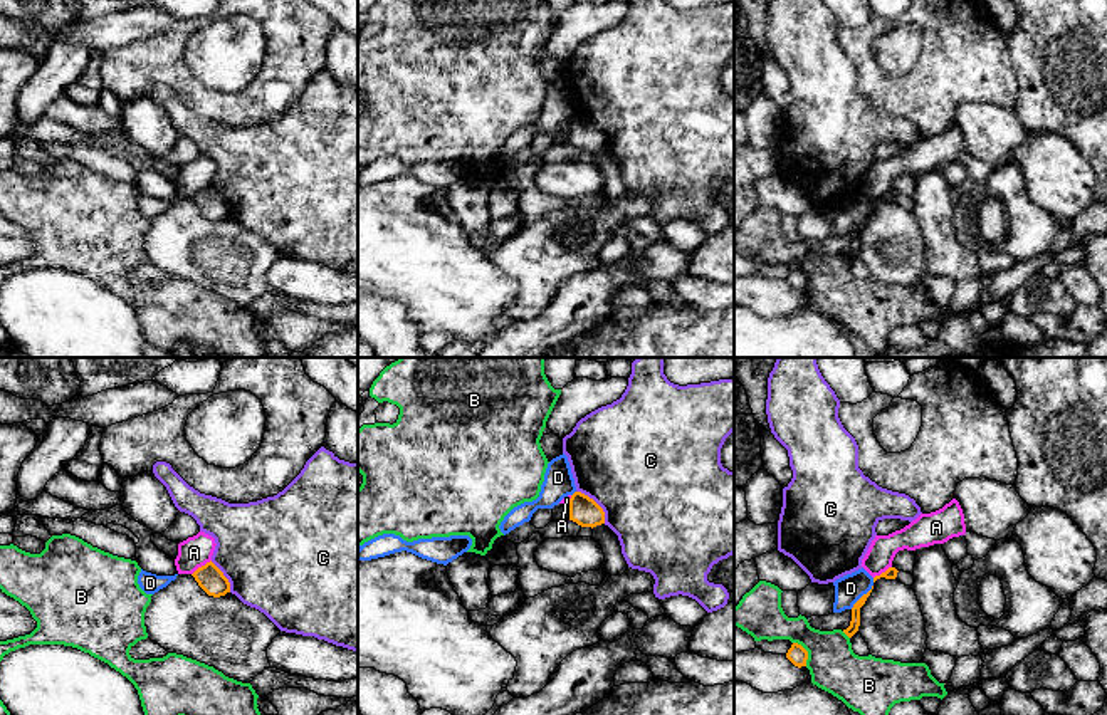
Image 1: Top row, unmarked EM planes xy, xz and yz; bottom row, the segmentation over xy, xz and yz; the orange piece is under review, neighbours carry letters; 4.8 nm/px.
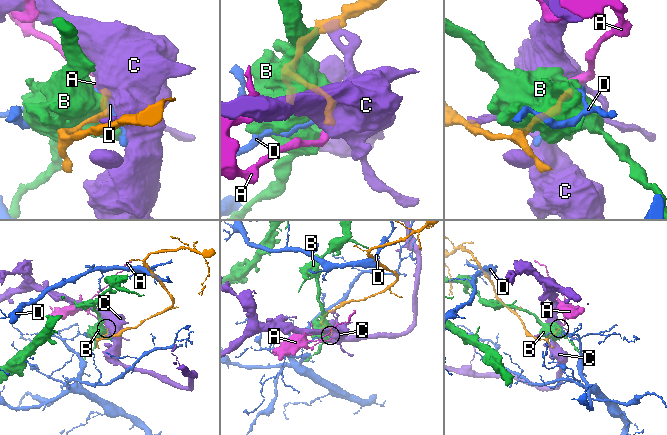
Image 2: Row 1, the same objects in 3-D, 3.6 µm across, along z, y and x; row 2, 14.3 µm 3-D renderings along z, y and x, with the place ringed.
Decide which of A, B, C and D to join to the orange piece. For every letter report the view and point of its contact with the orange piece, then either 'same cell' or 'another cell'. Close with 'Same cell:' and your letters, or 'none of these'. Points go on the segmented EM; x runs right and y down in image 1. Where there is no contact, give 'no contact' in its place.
A: meets orange in xy at (202, 566); another cell
B: meets orange in yz at (807, 652); another cell
C: meets orange in xz at (597, 504); another cell
D: meets orange in yz at (862, 596); another cell
Same cell: none of these

